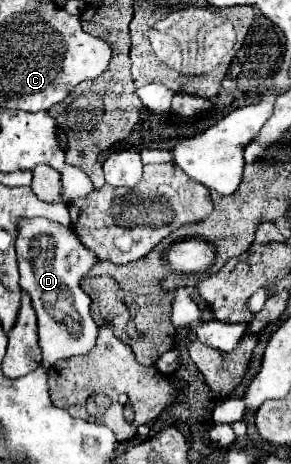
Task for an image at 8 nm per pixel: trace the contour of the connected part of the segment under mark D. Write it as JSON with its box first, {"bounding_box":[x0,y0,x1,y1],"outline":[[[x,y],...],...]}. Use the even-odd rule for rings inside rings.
{"bounding_box":[16,218,98,368],"outline":[[[32,218],[18,222],[16,254],[20,268],[20,288],[30,296],[38,316],[38,334],[44,368],[56,360],[82,356],[94,348],[96,322],[90,316],[90,296],[80,288],[80,280],[98,264],[96,254],[88,250],[76,234],[58,222]]]}

